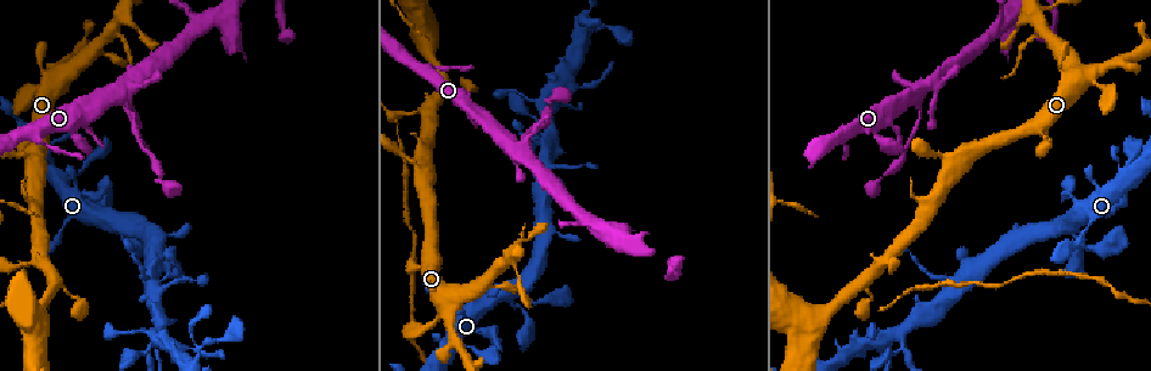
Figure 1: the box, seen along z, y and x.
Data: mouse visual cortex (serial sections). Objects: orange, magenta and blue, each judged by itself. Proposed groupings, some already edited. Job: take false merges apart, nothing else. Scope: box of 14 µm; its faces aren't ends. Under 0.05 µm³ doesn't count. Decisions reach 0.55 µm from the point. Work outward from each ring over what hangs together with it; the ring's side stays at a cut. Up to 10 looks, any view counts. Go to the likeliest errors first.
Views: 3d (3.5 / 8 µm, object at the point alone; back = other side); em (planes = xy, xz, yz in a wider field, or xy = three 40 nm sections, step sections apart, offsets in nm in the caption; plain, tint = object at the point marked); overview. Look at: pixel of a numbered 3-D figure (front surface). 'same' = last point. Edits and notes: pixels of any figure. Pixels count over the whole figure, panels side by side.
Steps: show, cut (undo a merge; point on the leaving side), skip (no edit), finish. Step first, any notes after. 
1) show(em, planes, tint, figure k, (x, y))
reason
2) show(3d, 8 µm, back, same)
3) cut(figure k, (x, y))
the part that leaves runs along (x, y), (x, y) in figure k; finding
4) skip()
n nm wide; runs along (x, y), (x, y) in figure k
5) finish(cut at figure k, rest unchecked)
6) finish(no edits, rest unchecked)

show(3d, 8 µm, figure 1, (131, 109))
sudden change in width

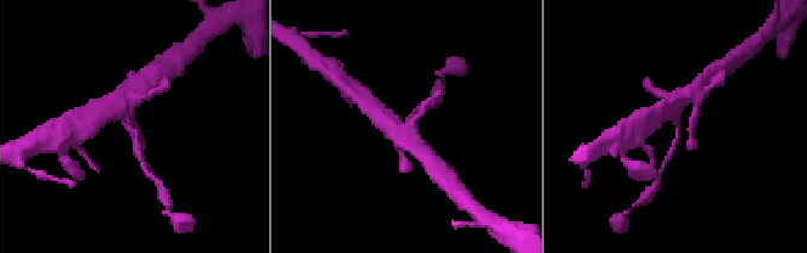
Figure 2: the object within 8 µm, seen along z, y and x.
show(3d, 3.5 µm, back, figure 2, (134, 125))

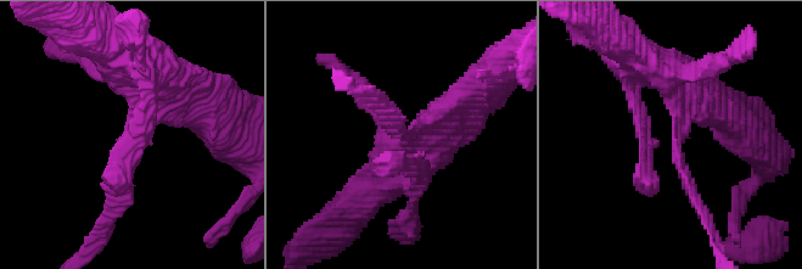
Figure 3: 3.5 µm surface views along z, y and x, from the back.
show(em, xy, step 2, tint, figure 3, (679, 138))
arms of 150, 400 nm

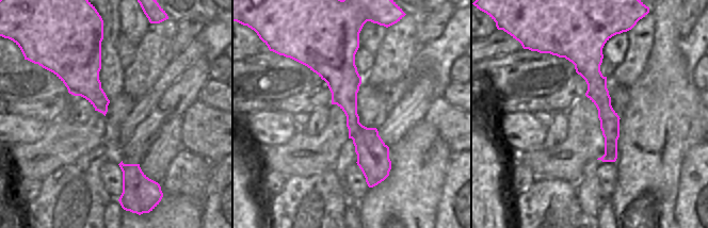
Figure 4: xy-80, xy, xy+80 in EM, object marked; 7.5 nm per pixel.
skip()
runs along (343, 46), (372, 183) in figure 4; continuous, no second cell

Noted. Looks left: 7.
show(3d, 8 µm, back, figure 1, (121, 16))
thin neck

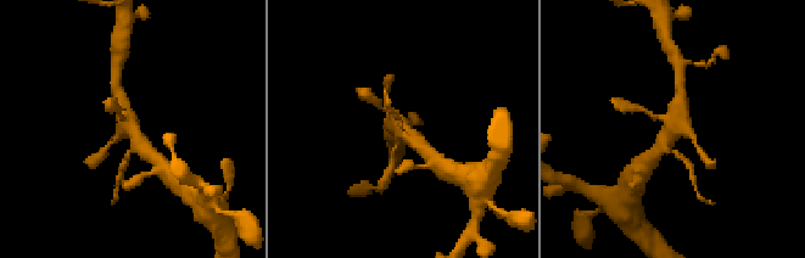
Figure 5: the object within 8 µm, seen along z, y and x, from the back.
show(em, xy, step 1, tint, figure 5, (671, 131))
now the EM

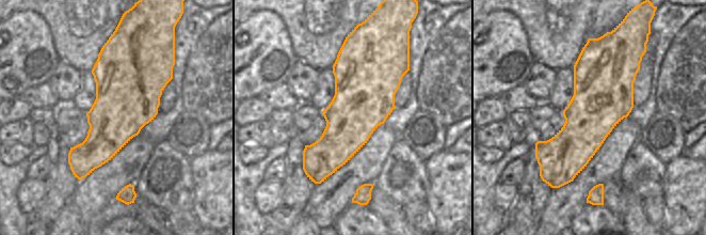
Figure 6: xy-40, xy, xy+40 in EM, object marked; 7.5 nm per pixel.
skip()
runs along (150, 155), (126, 121), (119, 101) in figure 5; all the same cell

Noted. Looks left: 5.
show(3d, 8 µm, figure 1, (151, 283))
abrupt turn

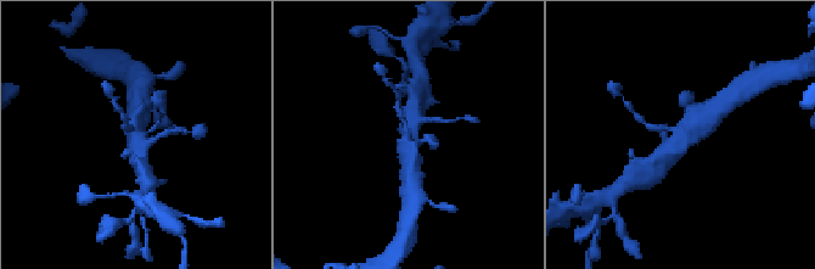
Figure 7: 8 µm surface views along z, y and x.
show(3d, 3.5 µm, figure 7, (138, 139))

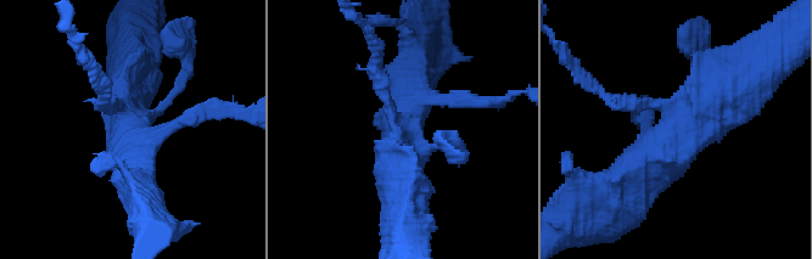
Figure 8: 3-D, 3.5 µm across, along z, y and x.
skip()
runs along (744, 78), (626, 186) in figure 8; all the same cell

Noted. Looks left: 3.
show(3d, 3.5 µm, figure 1, (200, 347))
a fork

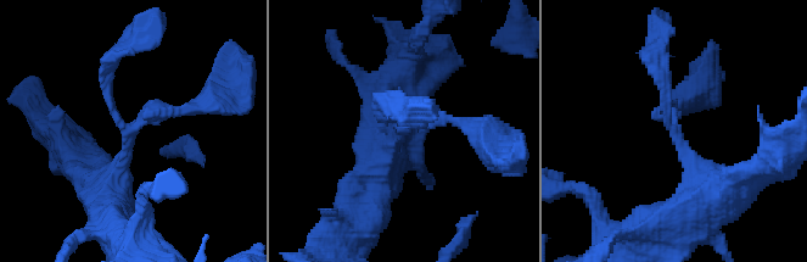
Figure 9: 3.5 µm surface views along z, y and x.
show(em, xy, step 1, plain, figure 9, (127, 132))
3 arms; arms of 150, 150, 500 nm

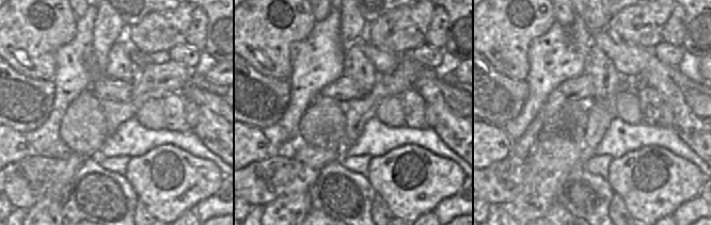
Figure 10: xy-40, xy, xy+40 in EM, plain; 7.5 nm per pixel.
show(em, xy, step 1, tint, same)

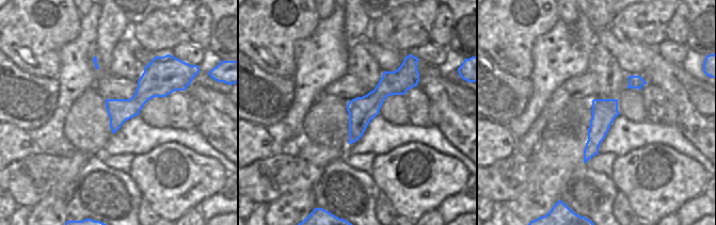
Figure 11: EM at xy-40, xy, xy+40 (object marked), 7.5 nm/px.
skip()
runs along (102, 190), (151, 112), (200, 109) in figure 9; one cell here

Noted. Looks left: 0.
finish(no edits, rest unchecked)

